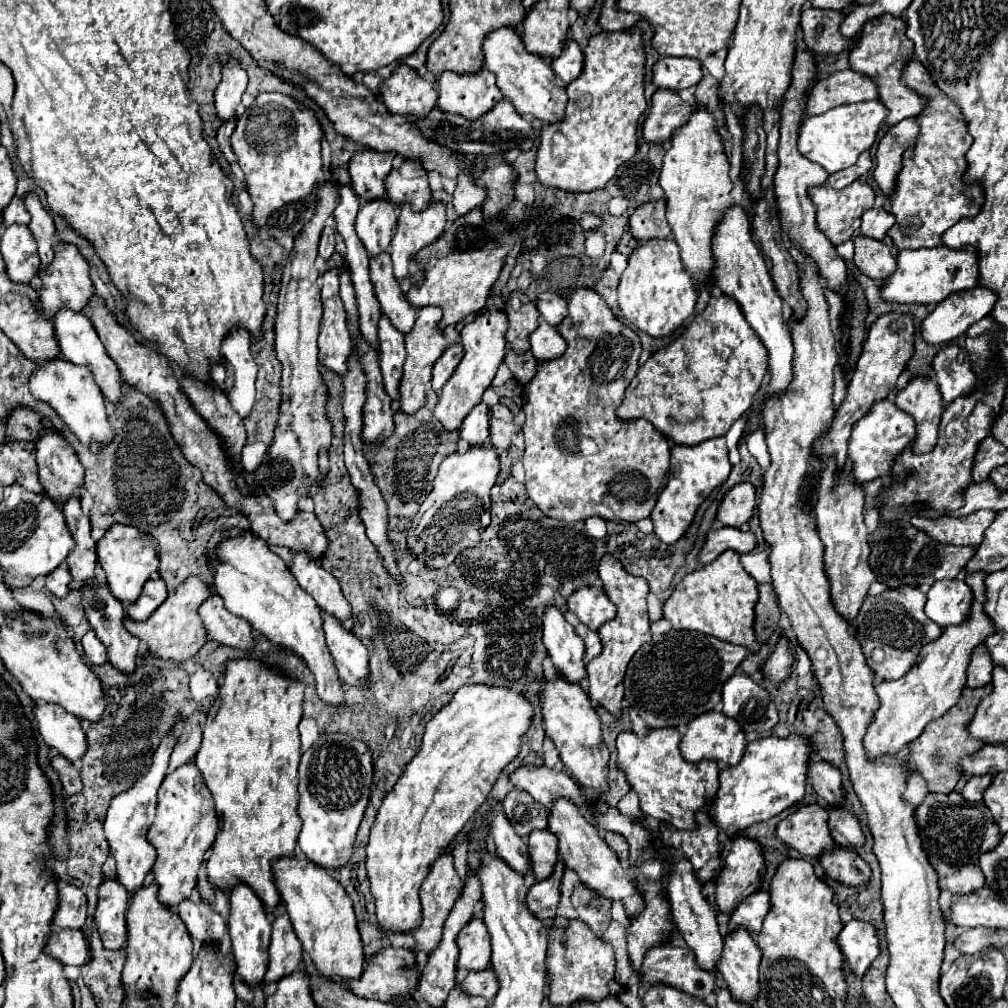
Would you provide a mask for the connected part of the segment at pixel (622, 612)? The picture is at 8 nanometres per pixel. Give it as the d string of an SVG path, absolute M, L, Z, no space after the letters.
M611 554L603 556L599 564L599 578L603 580L603 590L611 598L611 602L617 606L617 616L609 622L605 622L599 628L599 636L603 642L603 652L593 658L587 664L587 680L589 680L589 698L603 706L607 712L613 716L621 716L621 700L623 700L623 678L629 660L633 654L641 648L641 644L651 640L651 630L649 630L649 618L647 618L647 594L649 594L649 584L645 578L631 576L619 560L615 560Z

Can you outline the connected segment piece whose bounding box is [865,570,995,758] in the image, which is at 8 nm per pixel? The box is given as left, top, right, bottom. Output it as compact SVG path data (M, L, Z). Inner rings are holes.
M971 572L965 576L967 586L971 586L973 592L973 604L971 614L967 616L967 622L959 626L945 626L943 634L925 644L921 648L919 666L913 666L903 678L881 682L875 686L877 696L881 700L879 710L875 712L875 720L867 728L865 734L865 748L869 758L885 756L885 754L897 754L907 742L913 742L921 736L923 728L943 716L949 708L953 708L961 696L961 690L967 682L967 668L971 662L973 650L983 644L983 640L989 634L995 634L995 624L985 614L985 578L987 572Z

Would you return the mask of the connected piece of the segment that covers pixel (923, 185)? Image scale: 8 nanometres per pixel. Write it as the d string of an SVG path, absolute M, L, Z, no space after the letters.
M913 60L913 62L907 64L907 70L903 72L903 82L907 82L907 86L911 86L915 92L927 96L929 104L917 116L917 122L921 126L921 134L917 138L915 148L907 150L907 154L903 154L903 168L901 168L901 172L897 176L895 192L893 192L893 196L889 200L883 202L883 208L897 218L895 226L889 230L889 236L893 238L893 244L899 250L905 250L905 248L913 248L913 250L915 248L935 248L935 246L941 244L941 236L943 236L943 232L947 228L951 228L961 218L971 218L971 216L977 216L981 212L983 190L981 190L979 182L969 184L969 182L963 180L963 176L967 172L965 154L971 148L973 138L967 132L967 122L965 122L963 114L961 114L961 108L939 90L939 86L931 80L929 72L919 62Z

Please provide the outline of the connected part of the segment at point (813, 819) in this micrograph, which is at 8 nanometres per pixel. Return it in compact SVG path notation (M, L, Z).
M809 804L781 820L777 836L803 856L819 858L825 850L835 848L835 842L827 826L827 808Z

